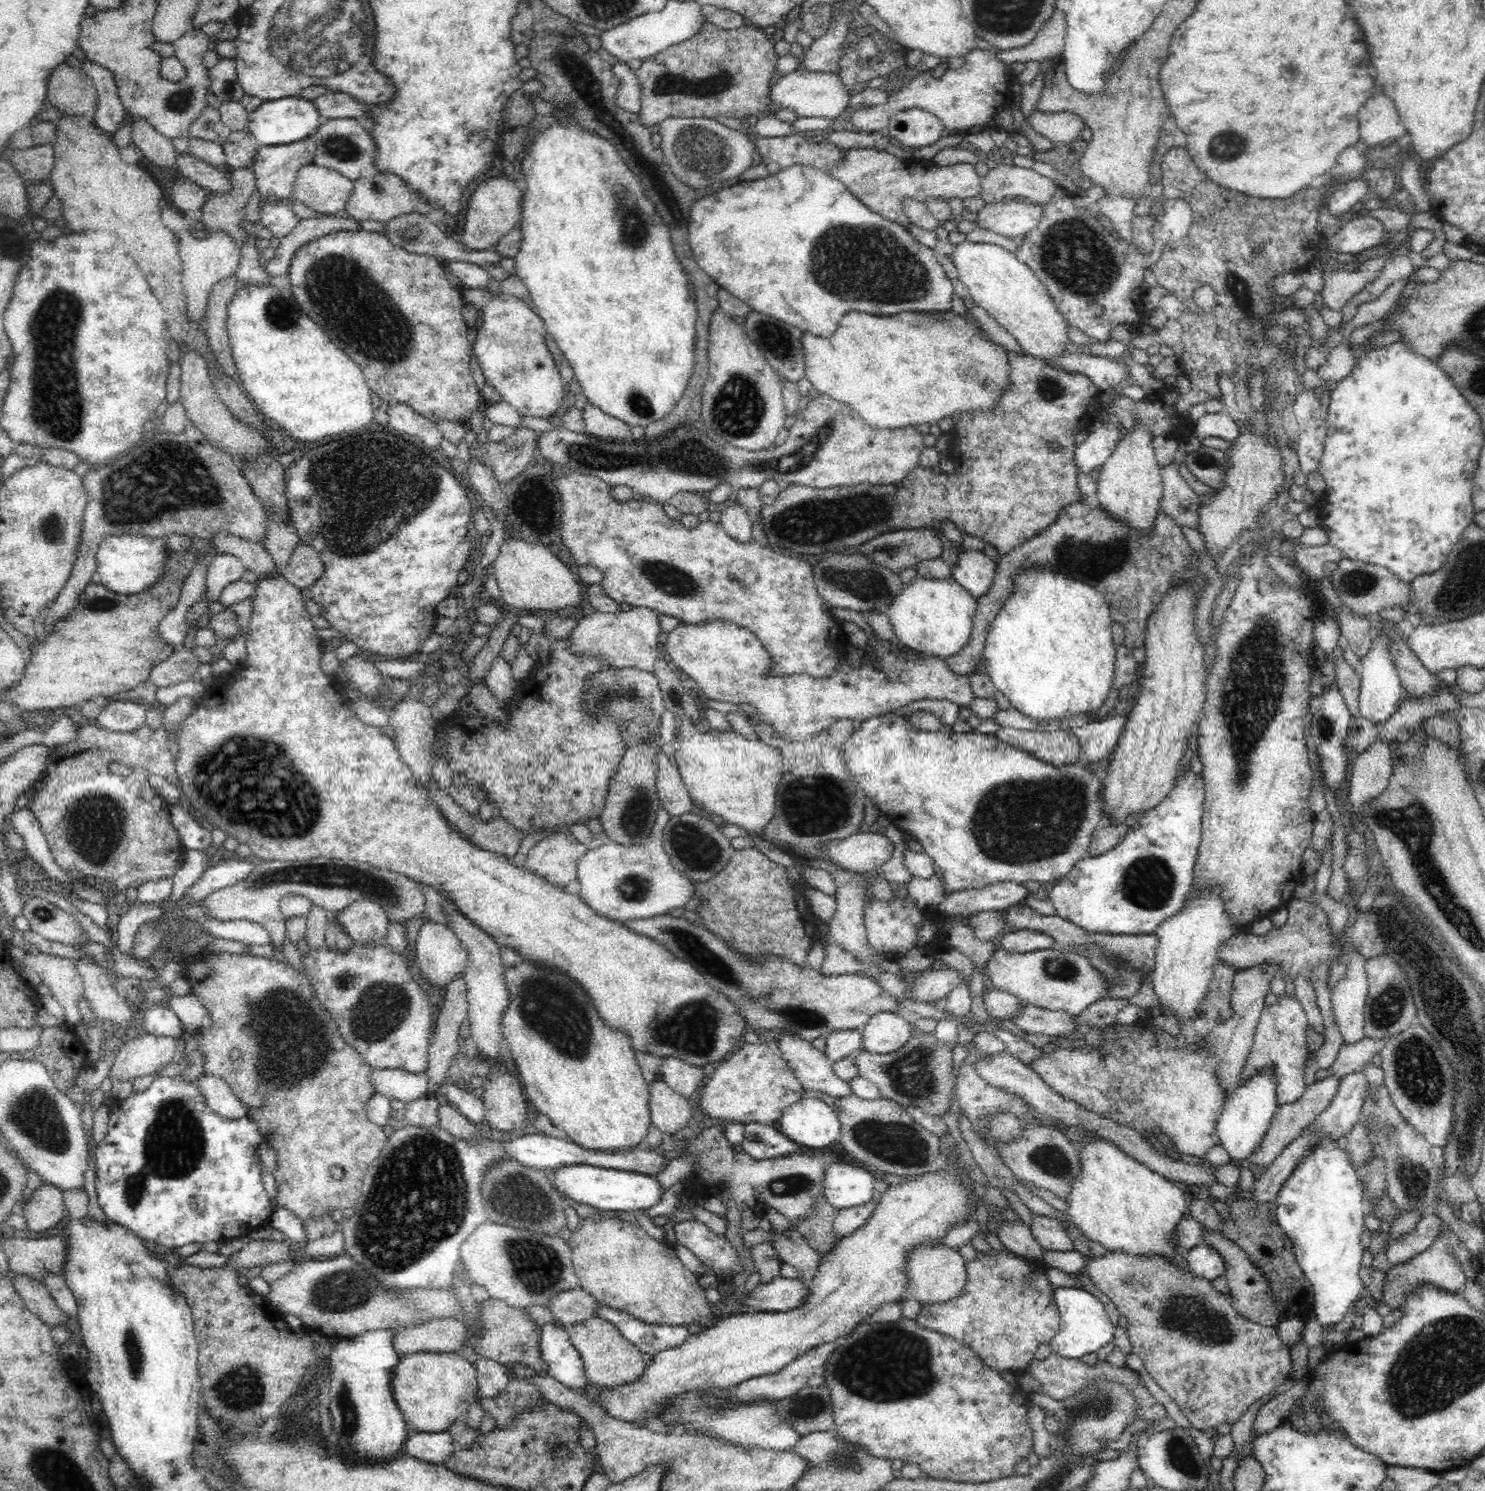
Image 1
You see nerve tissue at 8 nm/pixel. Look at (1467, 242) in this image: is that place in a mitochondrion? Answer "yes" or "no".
no

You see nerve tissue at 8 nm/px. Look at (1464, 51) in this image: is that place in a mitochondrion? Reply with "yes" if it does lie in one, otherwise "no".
no

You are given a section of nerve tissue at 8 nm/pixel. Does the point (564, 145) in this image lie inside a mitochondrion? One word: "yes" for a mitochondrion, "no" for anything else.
no

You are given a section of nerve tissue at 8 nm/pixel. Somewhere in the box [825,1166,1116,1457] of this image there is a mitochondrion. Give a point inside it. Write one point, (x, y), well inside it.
(887, 1363)

